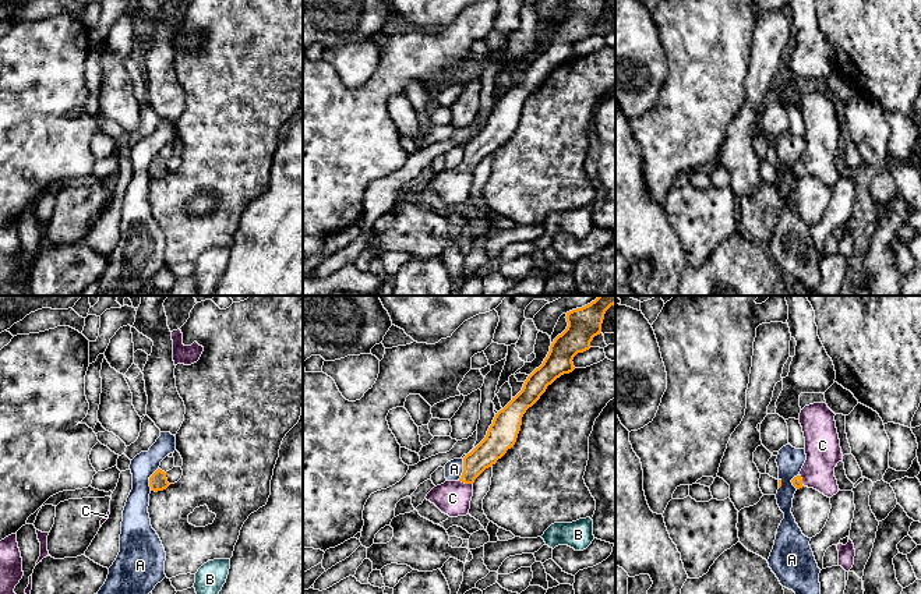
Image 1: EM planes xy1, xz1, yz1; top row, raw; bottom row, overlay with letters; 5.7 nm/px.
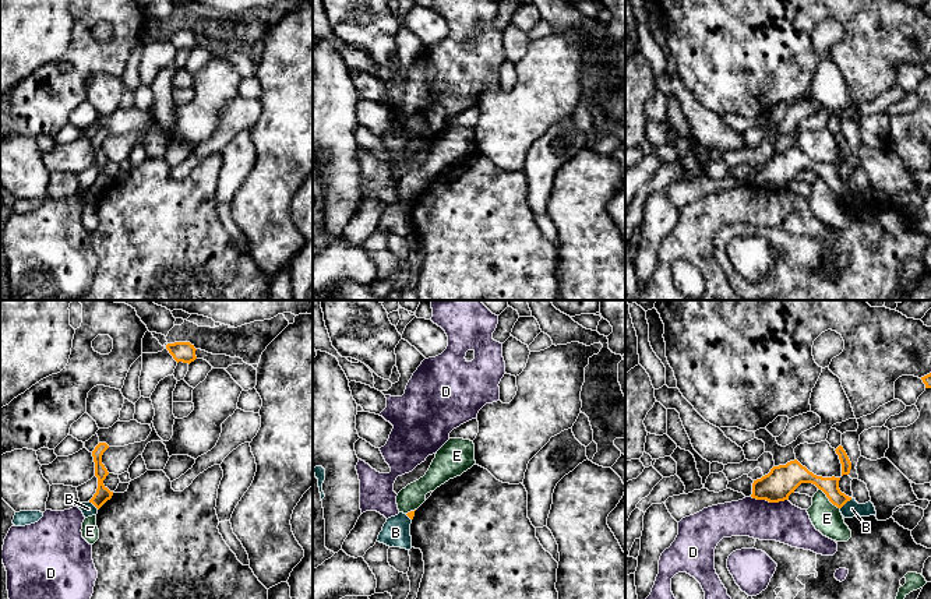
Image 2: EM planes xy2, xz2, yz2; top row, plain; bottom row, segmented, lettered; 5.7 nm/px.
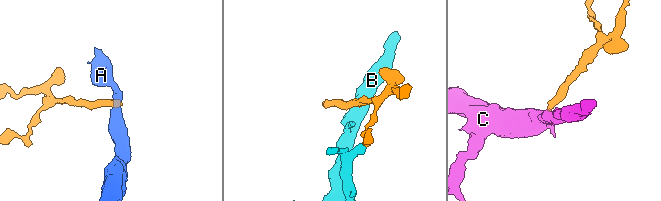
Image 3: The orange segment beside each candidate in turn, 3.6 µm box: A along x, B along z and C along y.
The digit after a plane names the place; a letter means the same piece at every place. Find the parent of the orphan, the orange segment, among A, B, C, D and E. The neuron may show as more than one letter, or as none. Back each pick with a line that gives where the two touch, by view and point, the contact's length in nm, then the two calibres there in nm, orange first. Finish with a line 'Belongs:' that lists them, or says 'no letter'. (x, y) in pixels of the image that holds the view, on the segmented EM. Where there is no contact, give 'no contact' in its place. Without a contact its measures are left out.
C: contact xz1 (465, 483); length 90 nm; calibres 150 and 200 nm
Belongs: C

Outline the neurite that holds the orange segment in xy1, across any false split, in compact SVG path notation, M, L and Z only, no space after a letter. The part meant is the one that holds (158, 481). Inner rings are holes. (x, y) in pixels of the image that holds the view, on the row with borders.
M158 469L151 477L149 477L149 487L151 491L163 491L169 487L170 484L167 482L166 473Z

